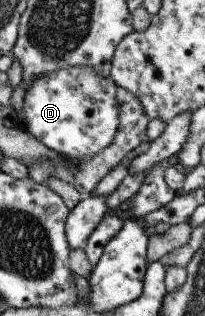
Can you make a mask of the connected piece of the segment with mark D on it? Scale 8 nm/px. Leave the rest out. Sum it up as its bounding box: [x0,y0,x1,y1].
[19,67,119,160]

